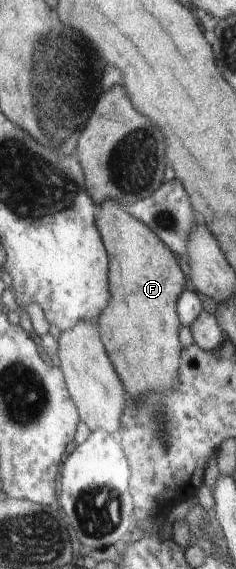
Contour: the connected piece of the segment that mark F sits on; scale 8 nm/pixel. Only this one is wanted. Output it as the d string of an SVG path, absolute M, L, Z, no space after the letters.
M104 200L98 205L96 229L110 257L112 299L100 313L100 339L130 395L165 392L177 384L181 345L178 341L176 299L186 287L186 277L176 255L142 221L128 215L118 203Z

